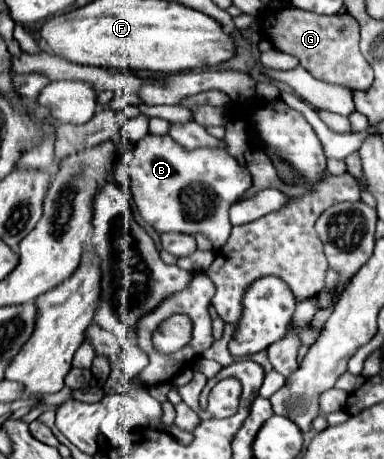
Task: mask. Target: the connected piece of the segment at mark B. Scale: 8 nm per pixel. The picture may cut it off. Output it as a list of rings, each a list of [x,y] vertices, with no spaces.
[[[146,135],[136,143],[134,157],[128,165],[131,190],[124,191],[134,199],[142,219],[158,233],[176,231],[186,235],[202,233],[220,249],[230,236],[230,207],[252,187],[252,175],[232,155],[222,149],[184,149],[170,135]]]

